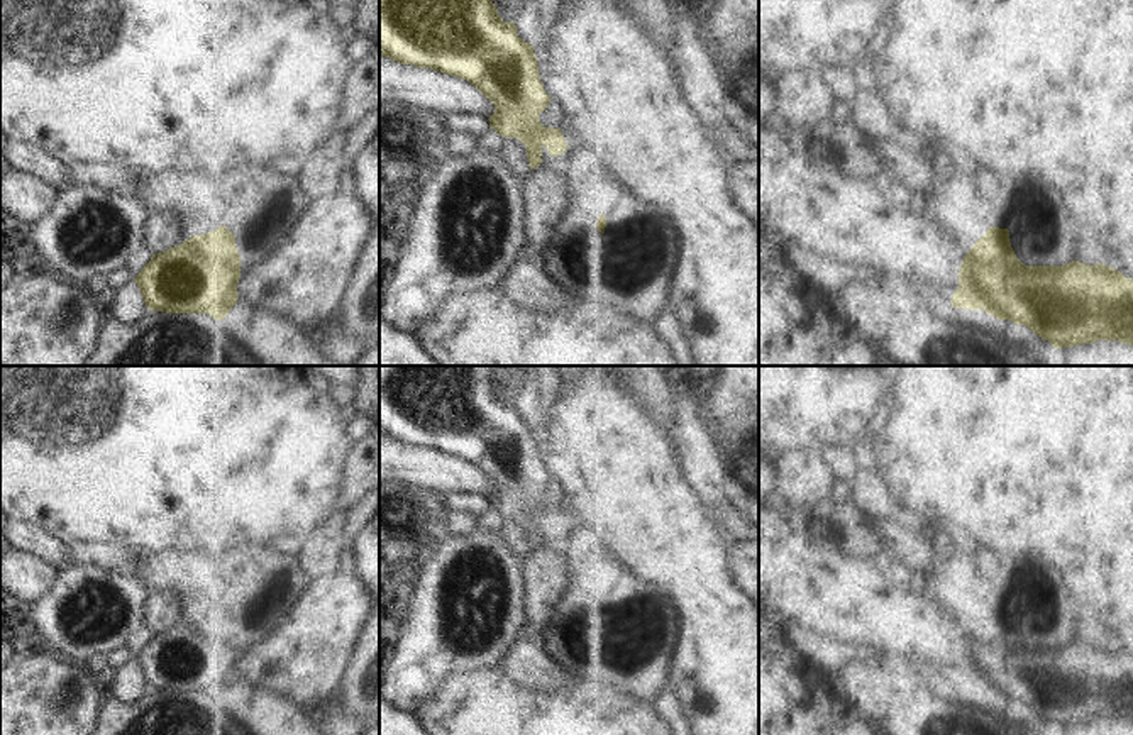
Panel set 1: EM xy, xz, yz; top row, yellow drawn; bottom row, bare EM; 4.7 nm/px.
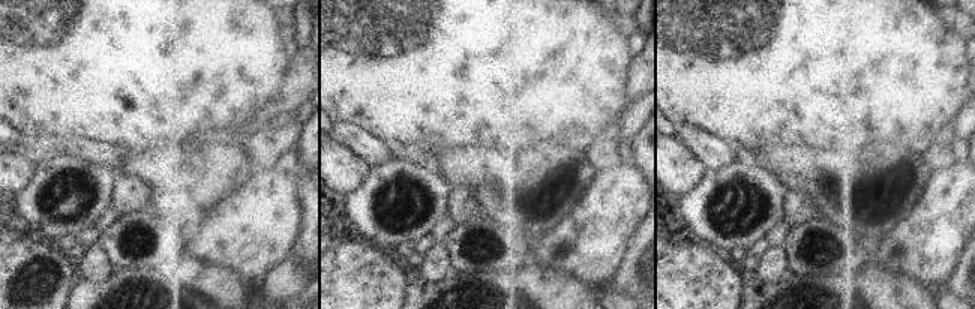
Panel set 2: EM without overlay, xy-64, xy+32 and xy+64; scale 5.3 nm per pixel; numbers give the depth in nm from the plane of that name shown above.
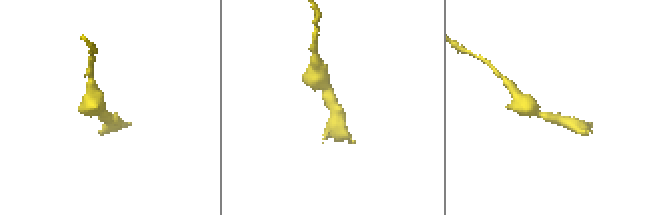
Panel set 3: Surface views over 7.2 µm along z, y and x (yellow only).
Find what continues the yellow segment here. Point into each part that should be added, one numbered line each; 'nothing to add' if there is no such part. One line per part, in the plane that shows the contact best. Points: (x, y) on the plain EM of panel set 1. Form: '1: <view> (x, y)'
nothing to add

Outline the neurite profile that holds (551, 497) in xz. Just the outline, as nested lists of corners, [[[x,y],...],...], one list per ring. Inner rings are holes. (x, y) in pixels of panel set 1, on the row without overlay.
[[[552,479],[547,483],[547,488],[540,491],[539,500],[544,506],[561,508],[562,498]]]

